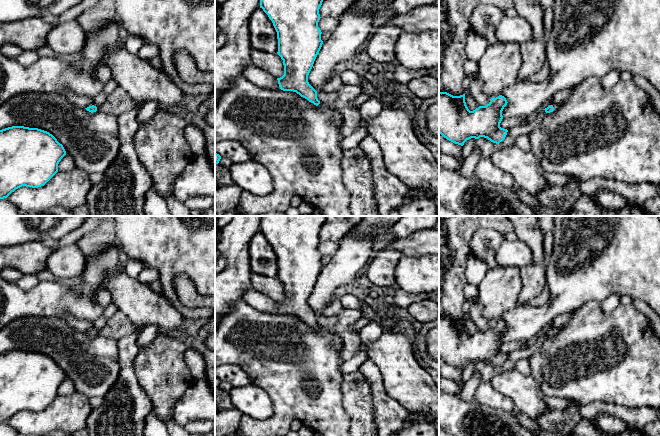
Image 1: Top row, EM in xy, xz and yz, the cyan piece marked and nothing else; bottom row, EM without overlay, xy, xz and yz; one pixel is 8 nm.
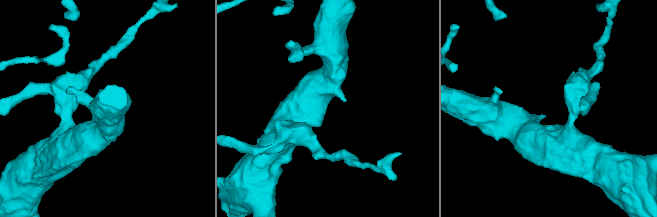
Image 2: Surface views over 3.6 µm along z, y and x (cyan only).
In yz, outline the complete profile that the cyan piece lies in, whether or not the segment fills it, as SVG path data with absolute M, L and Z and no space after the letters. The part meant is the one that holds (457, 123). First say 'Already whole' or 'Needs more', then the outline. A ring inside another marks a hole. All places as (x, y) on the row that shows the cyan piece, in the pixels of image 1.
Already whole. M439 92L439 133L461 146L471 138L480 137L499 144L508 132L500 127L502 111L507 103L506 98L499 95L491 98L486 106L470 111L465 102L465 94L453 96L447 92Z

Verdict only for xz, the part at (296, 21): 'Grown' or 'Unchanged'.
Unchanged

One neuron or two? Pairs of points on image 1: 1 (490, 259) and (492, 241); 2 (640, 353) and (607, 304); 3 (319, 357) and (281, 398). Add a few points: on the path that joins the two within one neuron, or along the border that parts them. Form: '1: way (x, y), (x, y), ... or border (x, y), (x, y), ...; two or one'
1: way (490, 255), (490, 245); one
2: border (599, 303), (605, 312), (612, 312), (620, 304); two
3: way (307, 363), (299, 371), (299, 379), (293, 386); one

